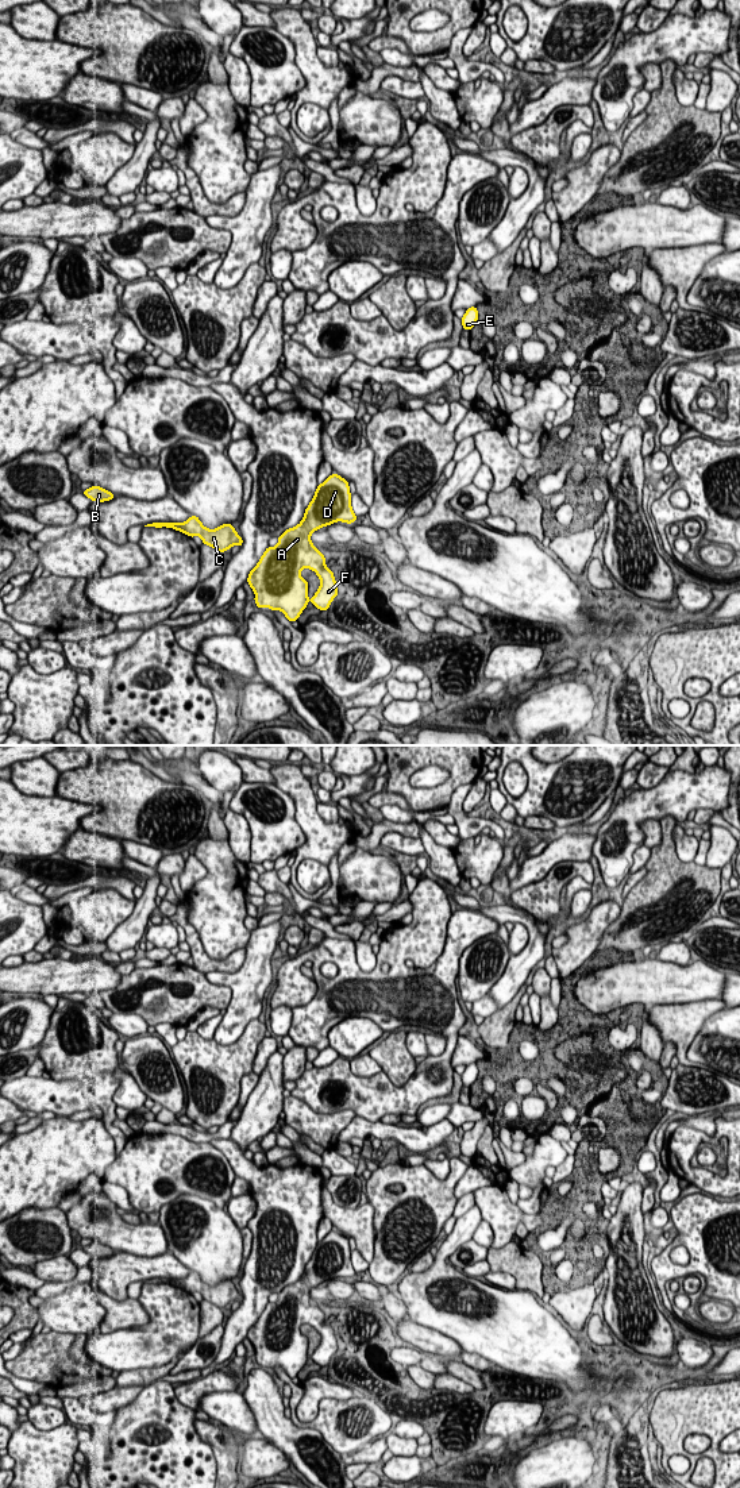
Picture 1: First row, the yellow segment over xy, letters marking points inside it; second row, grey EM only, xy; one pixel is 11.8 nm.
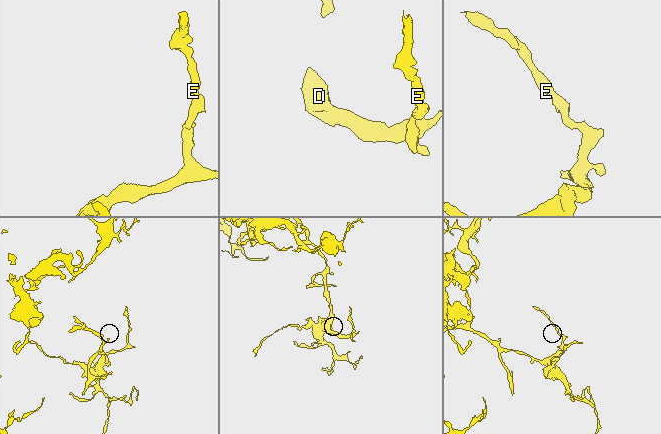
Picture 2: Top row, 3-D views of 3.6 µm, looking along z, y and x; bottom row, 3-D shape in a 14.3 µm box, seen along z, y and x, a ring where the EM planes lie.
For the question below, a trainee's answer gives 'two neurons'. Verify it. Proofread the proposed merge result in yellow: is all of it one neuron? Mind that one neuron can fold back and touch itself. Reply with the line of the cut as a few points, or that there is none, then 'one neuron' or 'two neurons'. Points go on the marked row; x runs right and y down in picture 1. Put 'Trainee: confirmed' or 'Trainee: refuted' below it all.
xy (166, 523), (172, 527) | two neurons
Trainee: confirmed

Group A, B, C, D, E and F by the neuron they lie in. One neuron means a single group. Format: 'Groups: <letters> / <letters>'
Groups: A C D E F / B

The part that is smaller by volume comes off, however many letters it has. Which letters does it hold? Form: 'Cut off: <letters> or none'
Cut off: B

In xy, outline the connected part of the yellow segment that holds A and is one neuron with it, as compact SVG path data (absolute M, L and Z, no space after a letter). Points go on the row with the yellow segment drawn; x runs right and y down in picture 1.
M334 473L317 486L301 523L286 529L275 547L267 547L250 571L247 583L255 593L258 609L281 610L290 622L297 621L309 602L308 582L300 571L311 568L321 581L311 602L327 610L338 595L338 586L324 555L312 544L311 533L336 521L351 524L356 520L348 481Z

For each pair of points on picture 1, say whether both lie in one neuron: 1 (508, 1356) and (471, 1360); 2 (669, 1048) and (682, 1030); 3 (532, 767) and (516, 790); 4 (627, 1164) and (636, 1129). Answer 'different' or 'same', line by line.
1: different
2: different
3: different
4: same

